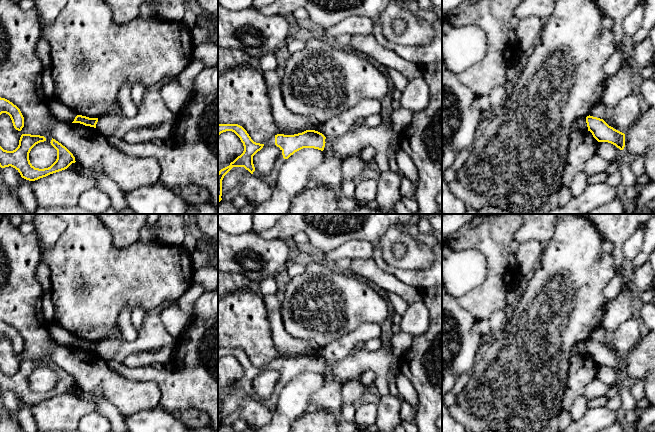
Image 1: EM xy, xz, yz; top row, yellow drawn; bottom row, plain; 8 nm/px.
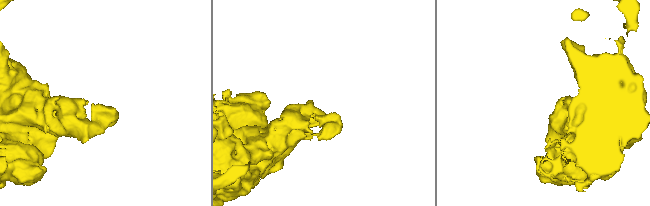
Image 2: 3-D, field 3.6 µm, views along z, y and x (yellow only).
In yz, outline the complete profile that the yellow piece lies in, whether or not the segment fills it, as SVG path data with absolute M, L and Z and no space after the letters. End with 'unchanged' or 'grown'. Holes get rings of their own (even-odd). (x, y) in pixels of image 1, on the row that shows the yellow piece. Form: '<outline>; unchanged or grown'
M587 116L586 123L588 131L598 142L608 142L620 150L625 147L625 134L609 126L603 119Z; unchanged

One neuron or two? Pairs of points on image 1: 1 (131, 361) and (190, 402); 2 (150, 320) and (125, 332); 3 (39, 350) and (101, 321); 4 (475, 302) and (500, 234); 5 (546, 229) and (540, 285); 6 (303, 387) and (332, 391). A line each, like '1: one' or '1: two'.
1: two
2: two
3: two
4: one
5: two
6: two

